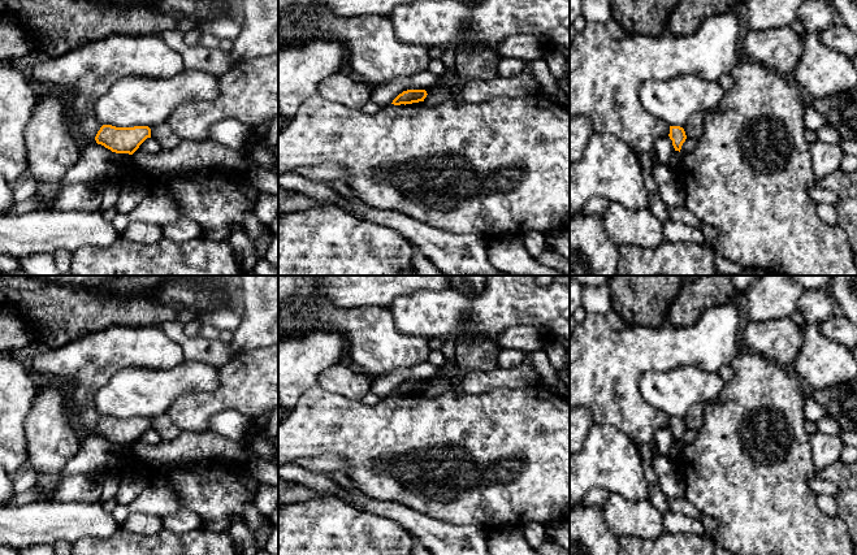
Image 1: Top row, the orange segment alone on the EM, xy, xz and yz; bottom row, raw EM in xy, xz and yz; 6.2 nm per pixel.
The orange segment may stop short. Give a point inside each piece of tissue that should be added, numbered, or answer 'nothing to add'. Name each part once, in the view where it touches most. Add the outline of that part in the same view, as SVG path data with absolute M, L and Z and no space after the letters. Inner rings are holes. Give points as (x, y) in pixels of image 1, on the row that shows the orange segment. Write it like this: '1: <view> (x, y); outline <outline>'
nothing to add

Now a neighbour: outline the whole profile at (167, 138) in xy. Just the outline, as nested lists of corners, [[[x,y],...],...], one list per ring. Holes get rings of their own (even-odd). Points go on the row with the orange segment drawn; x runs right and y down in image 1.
[[[165,122],[161,125],[151,126],[151,136],[155,138],[161,149],[172,149],[181,143],[181,138],[177,135],[176,131]]]

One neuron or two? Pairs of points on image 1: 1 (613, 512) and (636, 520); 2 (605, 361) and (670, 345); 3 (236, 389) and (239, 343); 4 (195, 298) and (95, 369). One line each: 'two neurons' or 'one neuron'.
1: one neuron
2: one neuron
3: two neurons
4: two neurons

